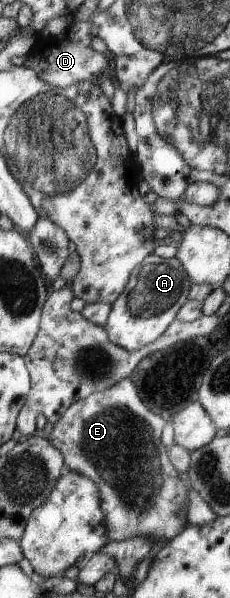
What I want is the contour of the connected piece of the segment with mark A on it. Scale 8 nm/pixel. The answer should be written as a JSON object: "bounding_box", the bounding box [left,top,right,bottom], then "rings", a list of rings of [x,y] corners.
{"bounding_box":[104,258,192,351],"rings":[[[177,258],[148,259],[131,271],[123,293],[113,303],[104,325],[108,340],[129,351],[137,351],[161,337],[188,300],[192,281]]]}

